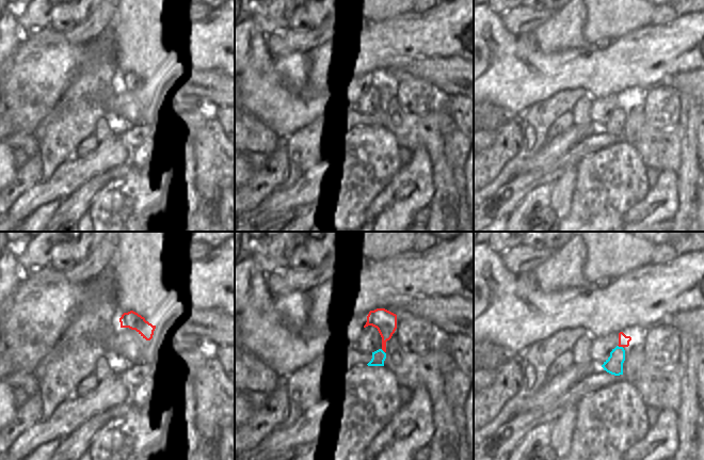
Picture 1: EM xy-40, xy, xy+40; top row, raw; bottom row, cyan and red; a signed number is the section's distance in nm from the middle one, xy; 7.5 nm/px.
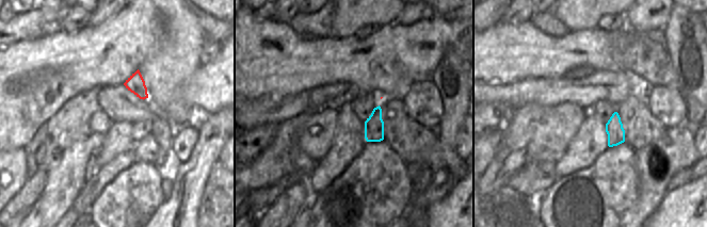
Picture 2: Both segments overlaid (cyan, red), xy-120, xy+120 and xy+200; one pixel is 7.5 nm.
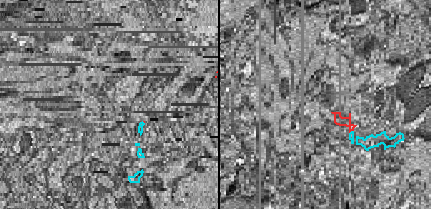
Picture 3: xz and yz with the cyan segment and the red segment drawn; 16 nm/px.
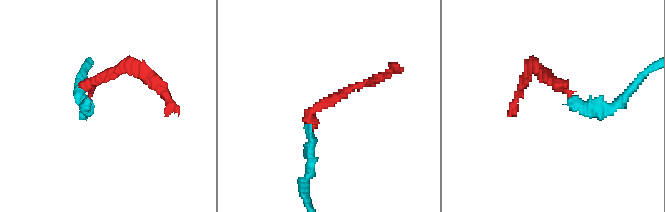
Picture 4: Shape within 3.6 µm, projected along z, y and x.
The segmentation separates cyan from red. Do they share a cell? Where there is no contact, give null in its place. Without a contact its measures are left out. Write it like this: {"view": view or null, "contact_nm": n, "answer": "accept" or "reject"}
{"view": "xy+40", "contact_nm": 50, "answer": "reject"}

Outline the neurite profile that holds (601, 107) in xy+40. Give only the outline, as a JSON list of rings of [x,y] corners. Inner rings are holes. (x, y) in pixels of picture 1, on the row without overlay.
[[[623,93],[619,95],[605,95],[603,97],[593,97],[591,100],[591,120],[595,126],[602,127],[610,117],[610,113],[617,108],[628,108],[630,97]]]

